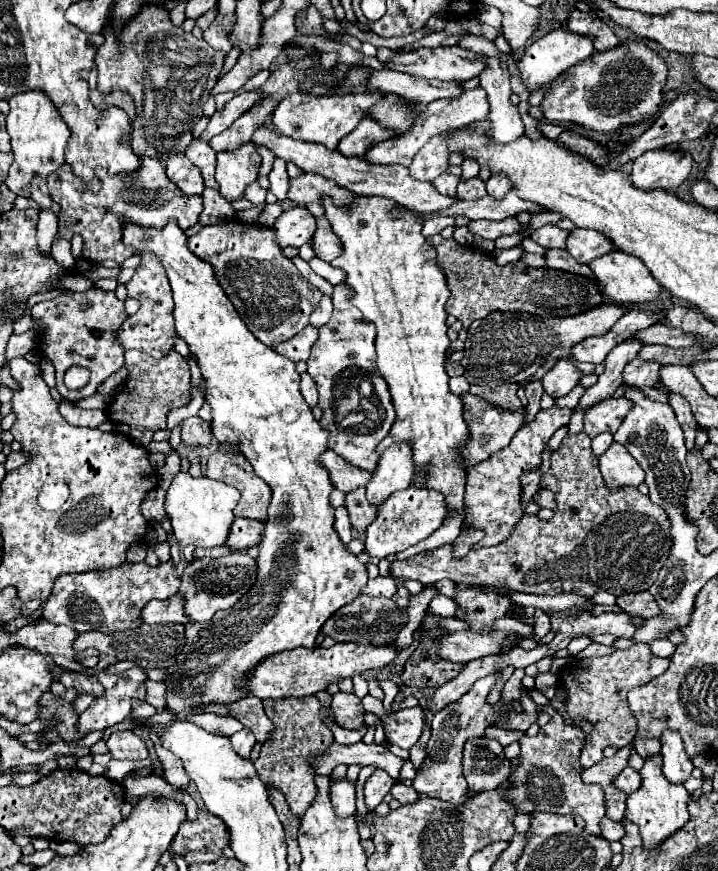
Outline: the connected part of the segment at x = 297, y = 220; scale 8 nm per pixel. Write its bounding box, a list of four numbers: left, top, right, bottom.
[275,207,315,247]

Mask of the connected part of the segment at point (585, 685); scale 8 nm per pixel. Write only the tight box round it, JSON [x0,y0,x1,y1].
[559,643,669,769]

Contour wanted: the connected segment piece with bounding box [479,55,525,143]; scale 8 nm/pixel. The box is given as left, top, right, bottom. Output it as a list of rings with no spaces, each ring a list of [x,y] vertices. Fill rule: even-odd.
[[[483,55],[485,69],[479,75],[479,83],[487,89],[491,101],[491,137],[499,143],[515,141],[525,133],[523,121],[517,107],[511,103],[511,85],[509,85],[509,63],[499,57]]]

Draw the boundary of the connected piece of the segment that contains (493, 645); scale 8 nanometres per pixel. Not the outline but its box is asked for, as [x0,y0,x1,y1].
[437,631,503,663]

